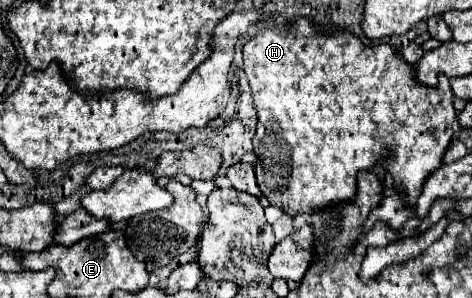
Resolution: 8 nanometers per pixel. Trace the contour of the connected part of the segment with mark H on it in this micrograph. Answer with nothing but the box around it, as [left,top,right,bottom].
[243,18,455,214]

